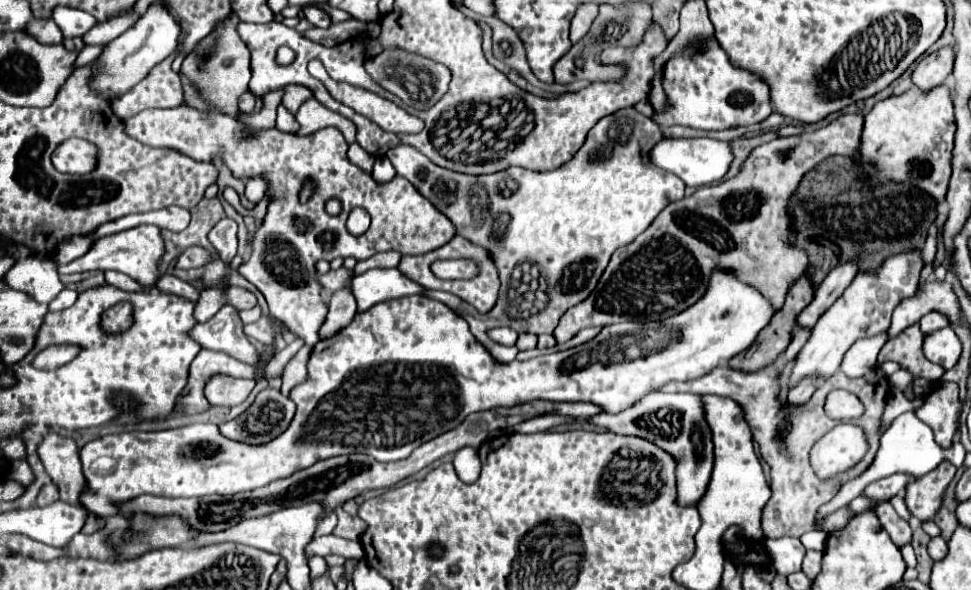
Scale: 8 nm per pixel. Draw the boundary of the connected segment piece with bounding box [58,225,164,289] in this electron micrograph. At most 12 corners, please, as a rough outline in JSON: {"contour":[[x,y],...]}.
{"contour":[[156,225],[94,241],[58,273],[116,269],[154,287],[164,241]]}

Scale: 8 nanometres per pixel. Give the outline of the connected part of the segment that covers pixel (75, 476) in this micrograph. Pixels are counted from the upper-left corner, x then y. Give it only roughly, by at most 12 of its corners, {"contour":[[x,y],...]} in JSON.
{"contour":[[48,431],[38,457],[60,501],[78,505],[84,479],[76,441]]}

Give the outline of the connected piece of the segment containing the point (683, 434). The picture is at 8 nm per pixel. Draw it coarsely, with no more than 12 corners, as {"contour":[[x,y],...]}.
{"contour":[[650,393],[590,419],[676,463],[678,501],[706,493],[714,453],[700,395]]}

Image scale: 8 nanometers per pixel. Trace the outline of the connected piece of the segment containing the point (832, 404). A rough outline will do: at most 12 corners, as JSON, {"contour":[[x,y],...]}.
{"contour":[[835,390],[826,399],[826,415],[852,419],[864,407],[849,391]]}

